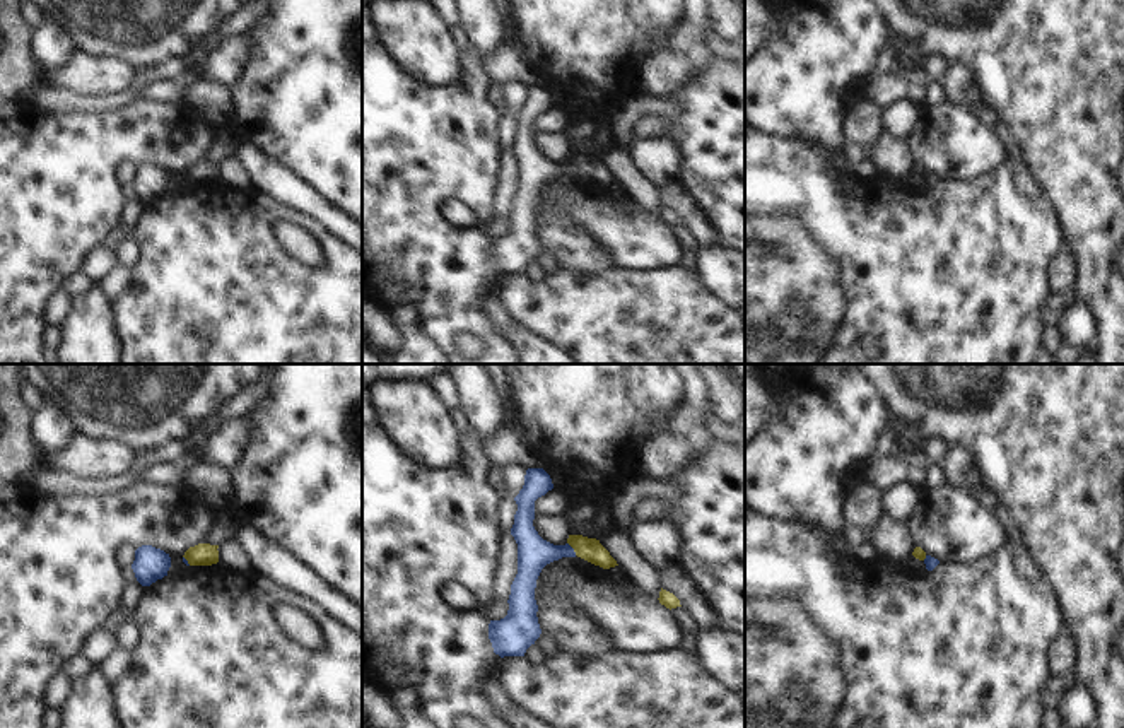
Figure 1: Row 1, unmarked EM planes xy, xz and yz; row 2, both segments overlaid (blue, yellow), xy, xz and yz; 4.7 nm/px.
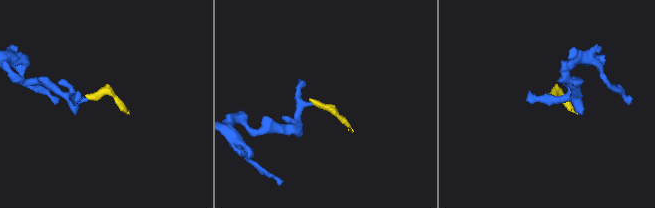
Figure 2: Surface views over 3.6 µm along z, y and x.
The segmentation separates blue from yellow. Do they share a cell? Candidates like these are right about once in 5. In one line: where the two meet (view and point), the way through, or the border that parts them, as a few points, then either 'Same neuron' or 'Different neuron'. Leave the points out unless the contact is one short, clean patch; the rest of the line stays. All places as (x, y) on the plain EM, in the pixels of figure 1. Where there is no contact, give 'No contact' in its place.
Touches blue at xz (573, 166). Path across: xz (533, 170), (573, 166), (590, 166). Same neuron

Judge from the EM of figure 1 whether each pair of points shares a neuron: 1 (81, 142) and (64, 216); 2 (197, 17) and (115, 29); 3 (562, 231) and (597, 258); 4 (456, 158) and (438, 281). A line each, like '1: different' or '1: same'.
1: same
2: same
3: same
4: same

